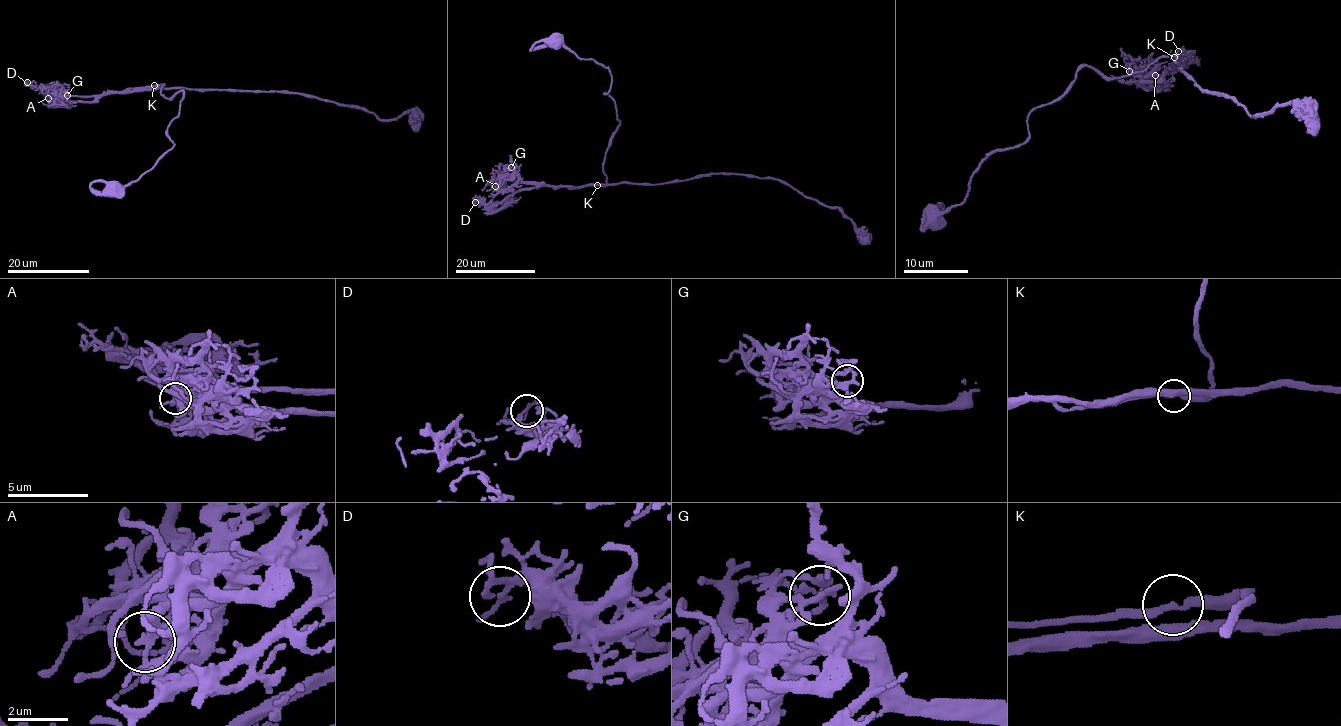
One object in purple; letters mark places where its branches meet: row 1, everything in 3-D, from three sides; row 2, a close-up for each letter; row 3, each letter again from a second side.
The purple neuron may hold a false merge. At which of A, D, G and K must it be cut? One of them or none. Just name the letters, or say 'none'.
none

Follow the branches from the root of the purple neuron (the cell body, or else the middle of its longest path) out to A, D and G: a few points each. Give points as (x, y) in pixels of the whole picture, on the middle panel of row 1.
A: (555, 39), (610, 73), (604, 93), (619, 121), (603, 159), (606, 182), (551, 186), (510, 174), (495, 186)
D: (555, 39), (610, 73), (604, 93), (619, 121), (603, 159), (606, 182), (538, 185), (495, 203), (475, 202)
G: (555, 39), (610, 73), (604, 93), (619, 121), (603, 159), (606, 182), (523, 183), (507, 172), (511, 167)

